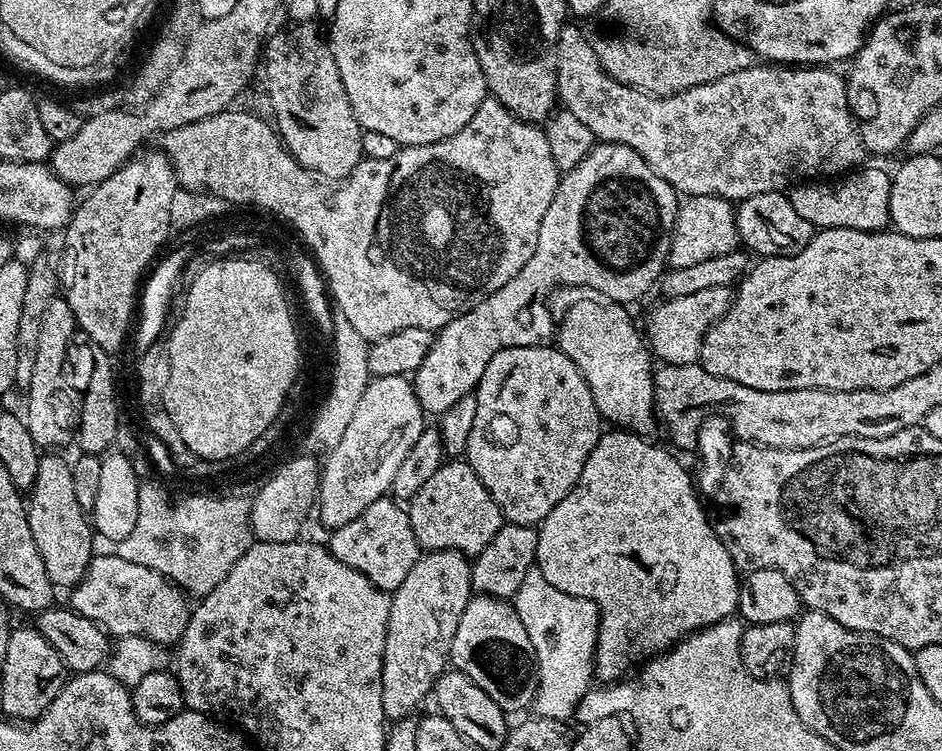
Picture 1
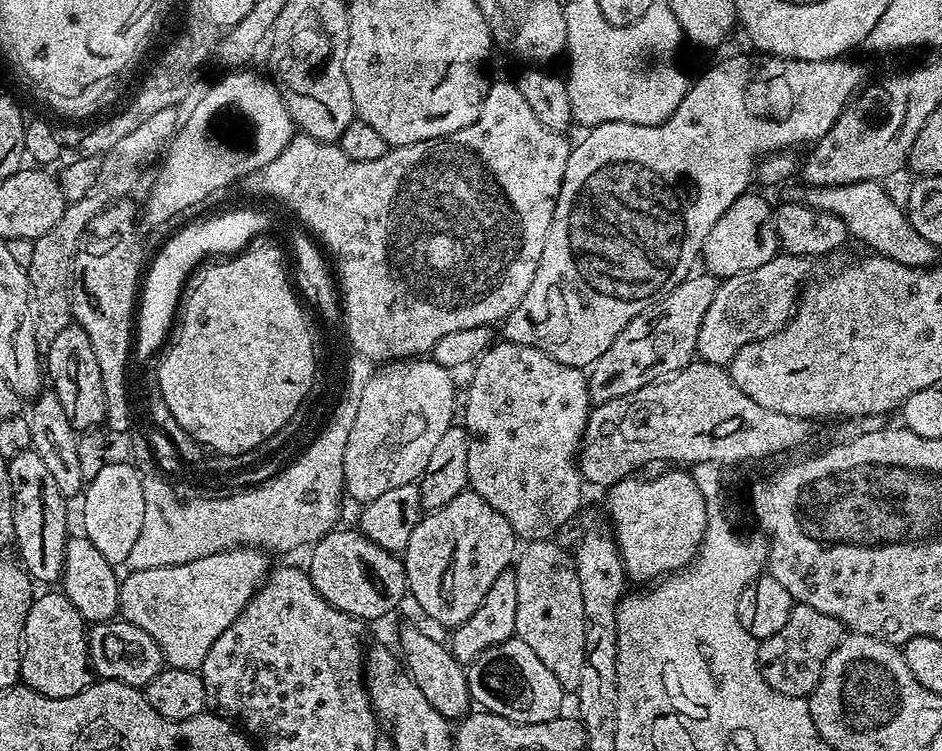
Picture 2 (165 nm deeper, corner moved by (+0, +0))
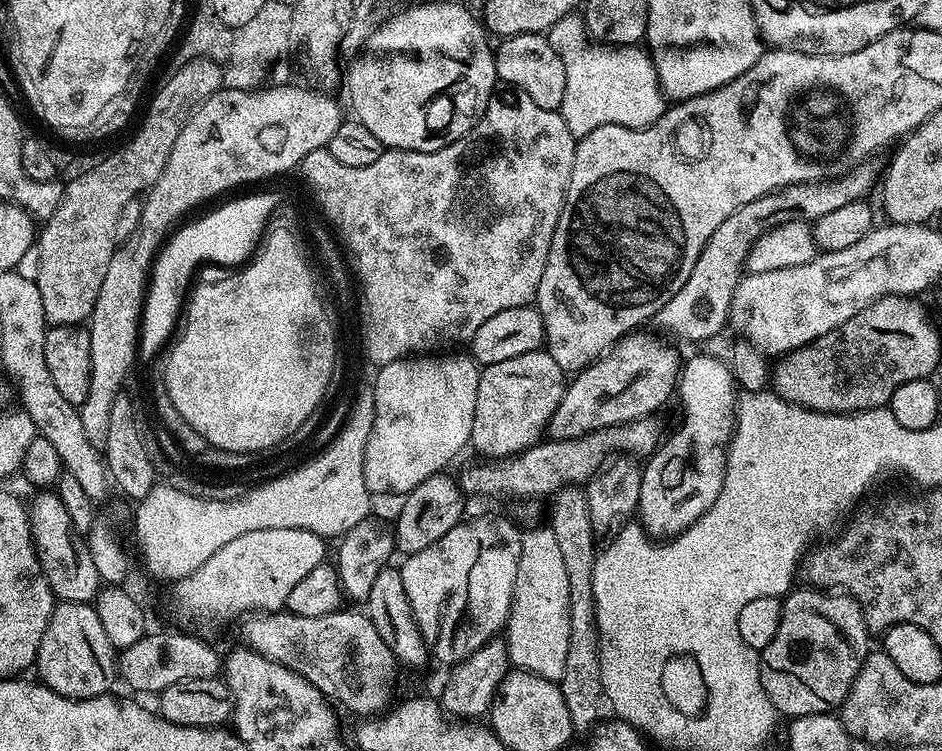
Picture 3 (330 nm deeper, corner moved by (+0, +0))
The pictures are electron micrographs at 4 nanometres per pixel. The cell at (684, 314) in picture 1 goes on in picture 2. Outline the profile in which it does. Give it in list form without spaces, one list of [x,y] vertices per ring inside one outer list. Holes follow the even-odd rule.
[[[778,254],[766,262],[766,266],[758,266],[758,270],[727,277],[717,287],[714,302],[710,302],[710,310],[706,310],[706,318],[702,318],[696,356],[707,364],[727,366],[742,346],[783,328],[795,312],[800,293],[809,279],[808,264],[805,257]]]

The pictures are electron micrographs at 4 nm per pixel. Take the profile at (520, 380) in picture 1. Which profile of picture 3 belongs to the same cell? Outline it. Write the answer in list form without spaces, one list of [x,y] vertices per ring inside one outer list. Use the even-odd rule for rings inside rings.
[[[546,350],[521,354],[519,358],[506,358],[506,362],[483,365],[478,382],[478,402],[474,402],[471,447],[476,447],[481,452],[481,457],[503,458],[516,456],[532,445],[541,443],[554,410],[558,410],[558,402],[562,402],[565,387],[564,369],[558,366],[558,362],[554,362],[554,358]]]

